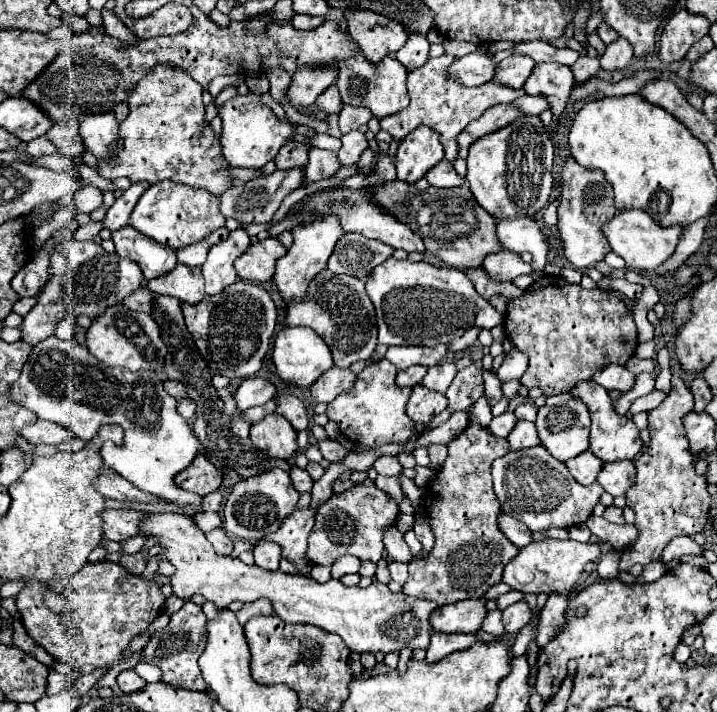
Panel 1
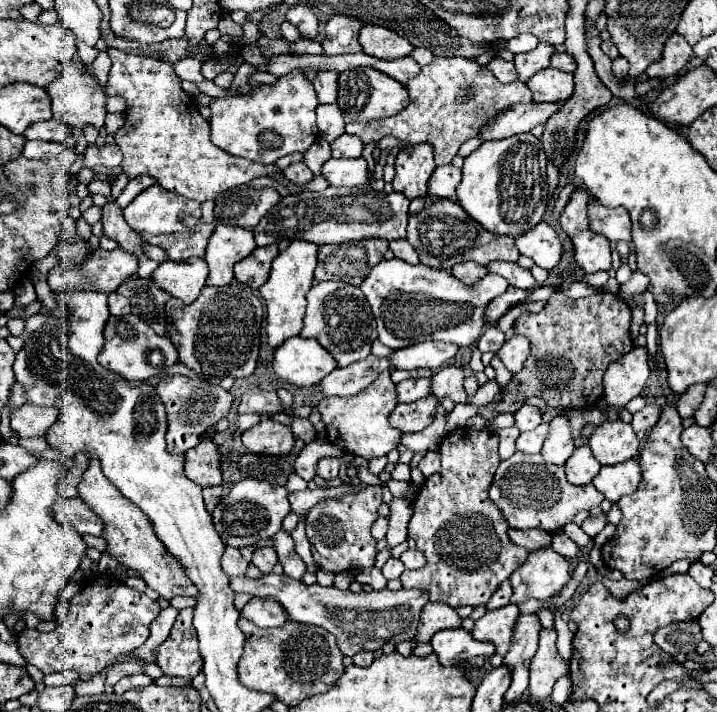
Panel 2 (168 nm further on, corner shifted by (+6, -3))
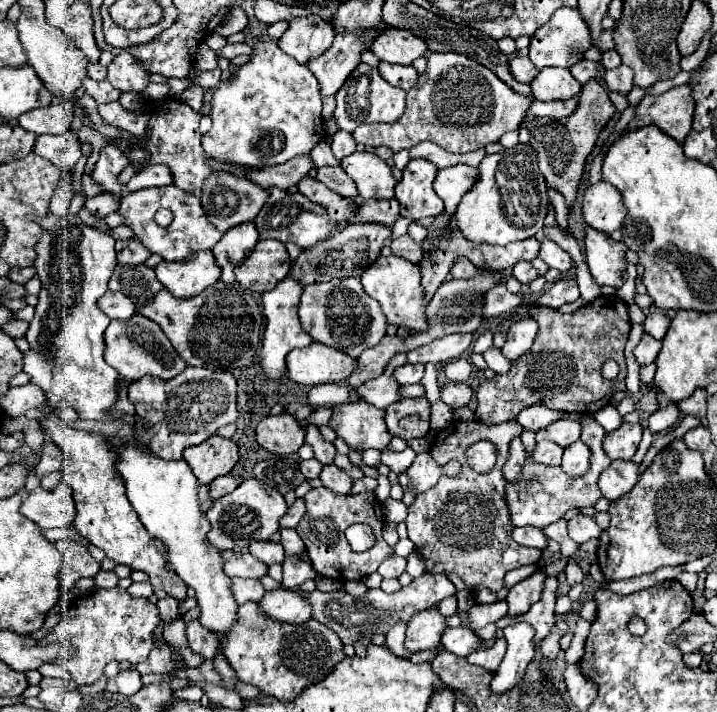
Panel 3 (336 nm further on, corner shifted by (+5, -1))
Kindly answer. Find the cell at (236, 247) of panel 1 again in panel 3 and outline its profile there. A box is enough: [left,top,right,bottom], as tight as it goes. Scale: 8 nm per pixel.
[212,223,258,283]

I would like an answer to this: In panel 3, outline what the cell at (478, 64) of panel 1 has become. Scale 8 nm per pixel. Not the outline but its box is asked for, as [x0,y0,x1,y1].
[508,57,538,83]

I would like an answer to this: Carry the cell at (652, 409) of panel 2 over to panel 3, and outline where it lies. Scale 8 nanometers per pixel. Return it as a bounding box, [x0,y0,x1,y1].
[632,427,653,464]

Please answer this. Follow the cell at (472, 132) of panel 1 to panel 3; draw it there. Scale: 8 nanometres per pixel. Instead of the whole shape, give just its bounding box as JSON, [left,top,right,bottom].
[526,97,578,119]

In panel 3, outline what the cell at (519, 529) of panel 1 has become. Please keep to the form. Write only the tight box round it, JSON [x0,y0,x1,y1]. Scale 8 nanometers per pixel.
[512,527,548,549]

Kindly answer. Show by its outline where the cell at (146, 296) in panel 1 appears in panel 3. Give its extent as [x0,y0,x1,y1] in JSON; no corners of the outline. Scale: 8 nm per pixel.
[98,291,134,319]

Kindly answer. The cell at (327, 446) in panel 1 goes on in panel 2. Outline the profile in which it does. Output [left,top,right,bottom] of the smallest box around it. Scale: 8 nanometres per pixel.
[317,457,345,481]

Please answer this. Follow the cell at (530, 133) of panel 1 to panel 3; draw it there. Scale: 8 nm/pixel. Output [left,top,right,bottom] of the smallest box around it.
[456,145,548,245]

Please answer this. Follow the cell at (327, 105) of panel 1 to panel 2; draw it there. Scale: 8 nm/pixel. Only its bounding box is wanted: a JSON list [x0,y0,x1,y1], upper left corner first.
[313,71,337,103]

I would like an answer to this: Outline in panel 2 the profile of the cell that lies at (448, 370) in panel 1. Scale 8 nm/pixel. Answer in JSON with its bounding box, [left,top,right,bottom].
[395,379,431,403]

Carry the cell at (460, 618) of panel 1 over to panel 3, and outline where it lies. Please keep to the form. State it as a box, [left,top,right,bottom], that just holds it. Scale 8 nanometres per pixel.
[406,607,446,651]

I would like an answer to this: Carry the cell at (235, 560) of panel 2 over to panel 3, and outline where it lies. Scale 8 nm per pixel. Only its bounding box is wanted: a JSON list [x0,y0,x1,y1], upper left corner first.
[224,553,268,579]

